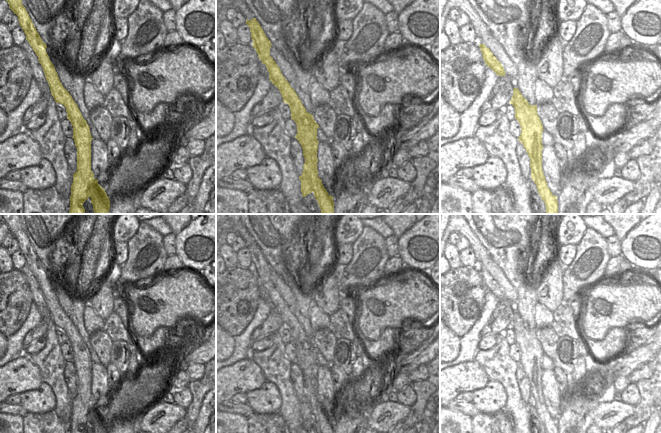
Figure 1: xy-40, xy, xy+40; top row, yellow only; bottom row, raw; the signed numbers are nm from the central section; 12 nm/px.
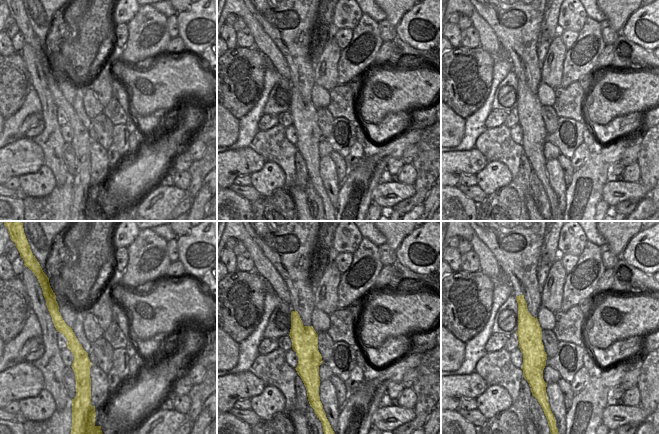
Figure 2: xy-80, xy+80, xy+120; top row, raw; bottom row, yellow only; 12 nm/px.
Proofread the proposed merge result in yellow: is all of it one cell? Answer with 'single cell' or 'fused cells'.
fused cells

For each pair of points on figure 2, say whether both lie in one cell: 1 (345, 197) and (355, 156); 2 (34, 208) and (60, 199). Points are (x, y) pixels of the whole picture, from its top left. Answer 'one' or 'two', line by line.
1: two
2: one

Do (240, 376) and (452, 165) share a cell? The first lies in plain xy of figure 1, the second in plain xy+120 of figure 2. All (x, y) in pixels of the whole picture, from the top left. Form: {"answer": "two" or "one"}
{"answer": "one"}

